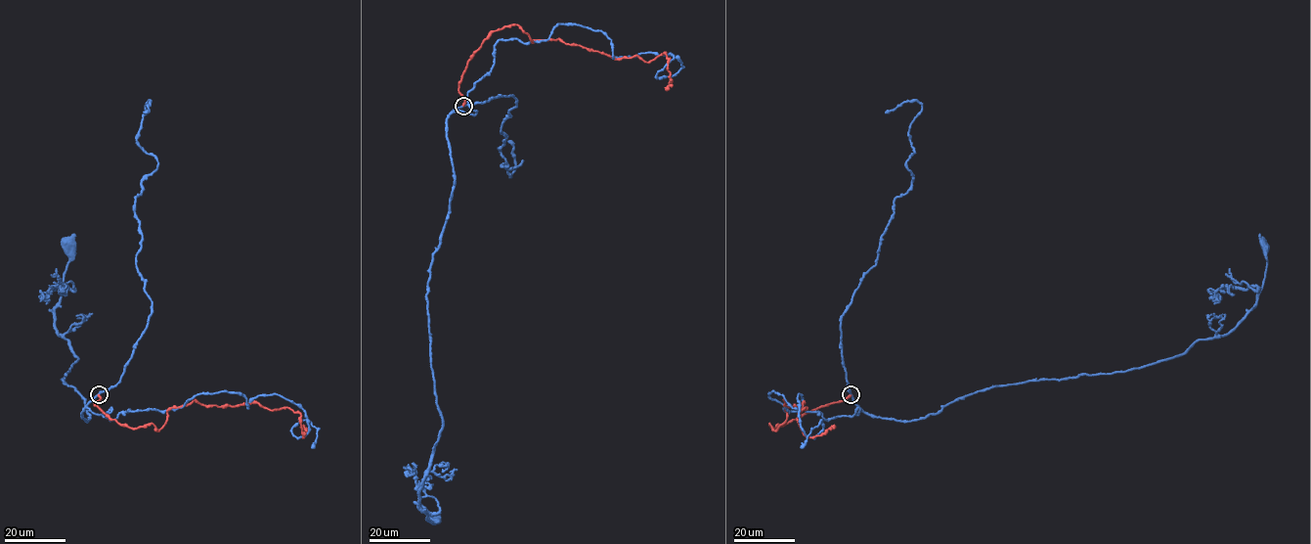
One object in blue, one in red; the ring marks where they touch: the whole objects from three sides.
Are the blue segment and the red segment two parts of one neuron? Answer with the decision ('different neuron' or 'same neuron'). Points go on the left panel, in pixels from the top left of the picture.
different neuron

